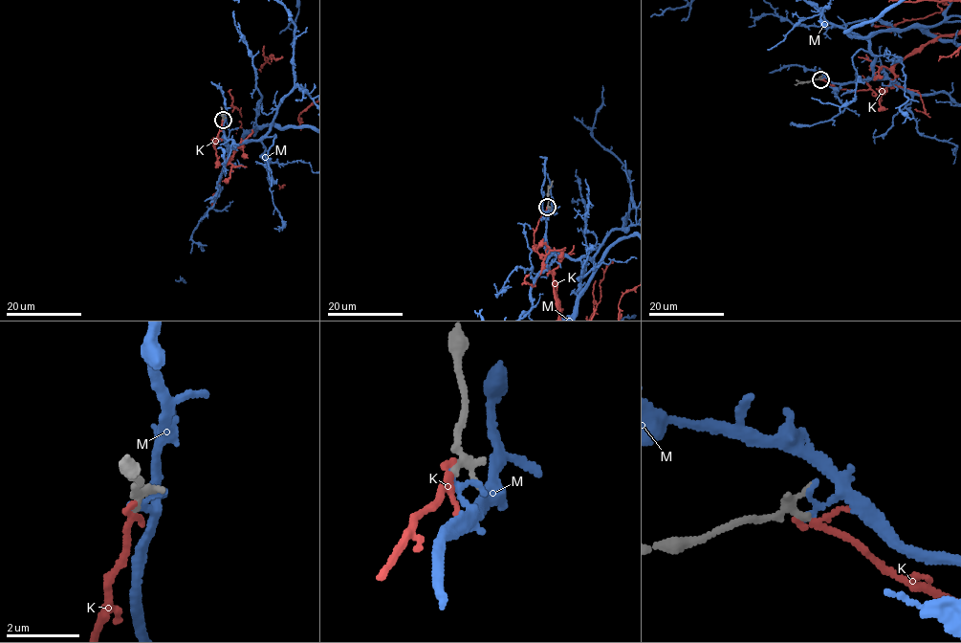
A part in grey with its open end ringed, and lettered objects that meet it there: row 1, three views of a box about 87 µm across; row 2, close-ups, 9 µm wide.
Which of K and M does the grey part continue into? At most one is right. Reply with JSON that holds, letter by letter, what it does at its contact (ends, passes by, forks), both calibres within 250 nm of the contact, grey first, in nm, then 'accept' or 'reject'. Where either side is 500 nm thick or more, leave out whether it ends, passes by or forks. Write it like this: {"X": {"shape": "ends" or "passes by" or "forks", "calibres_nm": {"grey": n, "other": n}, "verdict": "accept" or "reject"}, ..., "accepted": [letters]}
{"K": {"shape": "passes by", "calibres_nm": {"grey": 240, "other": 130}, "verdict": "accept"}, "M": {"shape": "passes by", "calibres_nm": {"grey": 240, "other": 100}, "verdict": "reject"}, "accepted": ["K"]}

